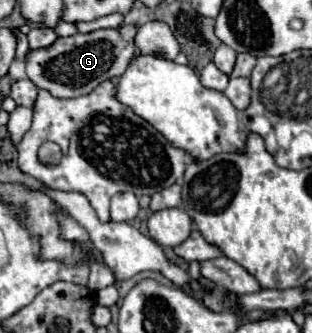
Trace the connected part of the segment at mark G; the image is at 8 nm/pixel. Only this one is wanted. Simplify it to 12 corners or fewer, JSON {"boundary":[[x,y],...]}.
{"boundary":[[135,27],[29,49],[27,77],[55,97],[87,95],[135,55]]}

